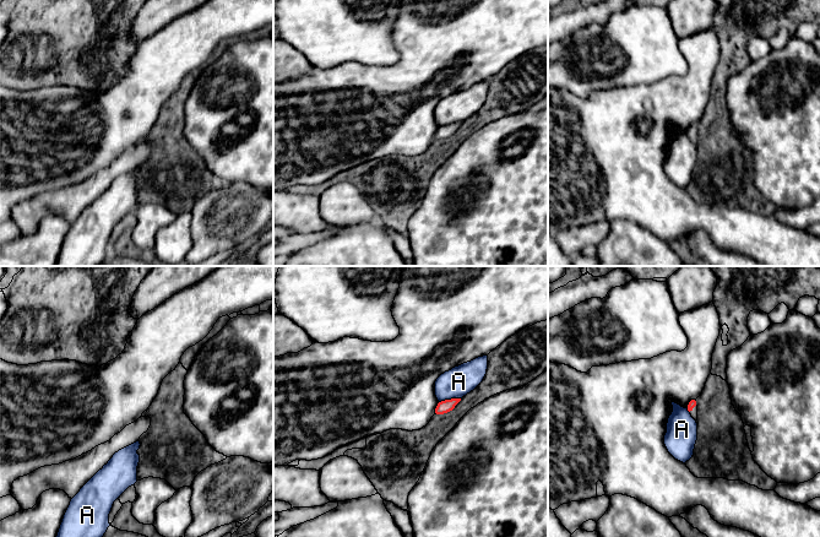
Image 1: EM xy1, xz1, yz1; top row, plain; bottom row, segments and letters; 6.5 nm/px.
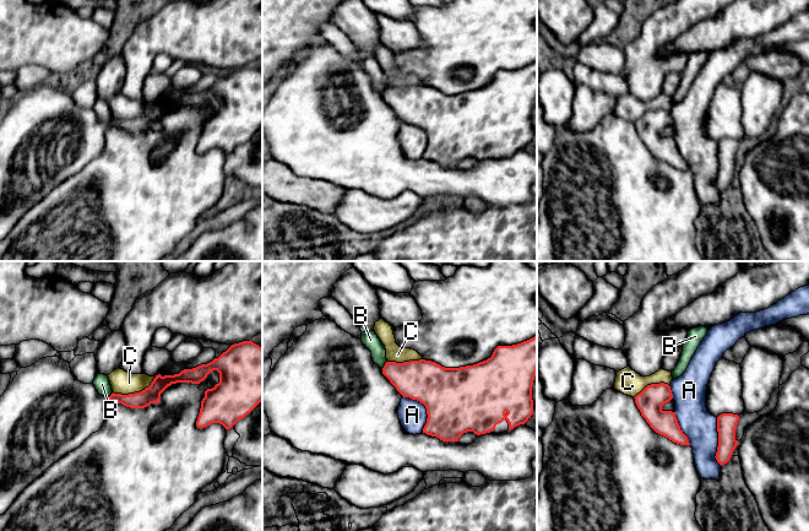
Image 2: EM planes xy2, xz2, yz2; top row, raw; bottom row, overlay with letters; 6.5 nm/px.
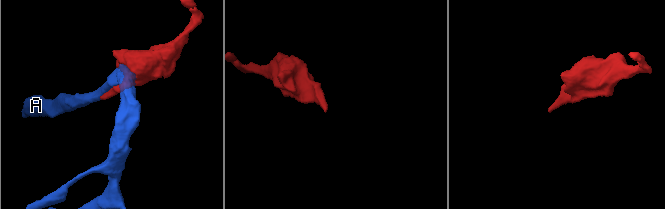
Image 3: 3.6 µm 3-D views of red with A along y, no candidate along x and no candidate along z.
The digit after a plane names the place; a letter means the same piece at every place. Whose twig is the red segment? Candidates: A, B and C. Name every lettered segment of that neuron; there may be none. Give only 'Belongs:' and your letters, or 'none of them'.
Belongs: none of them

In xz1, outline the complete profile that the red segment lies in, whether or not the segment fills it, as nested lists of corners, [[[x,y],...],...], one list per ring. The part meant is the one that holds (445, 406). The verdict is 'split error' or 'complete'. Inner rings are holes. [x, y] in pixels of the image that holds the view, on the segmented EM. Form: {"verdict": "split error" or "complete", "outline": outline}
{"verdict": "complete", "outline": [[[461,398],[445,400],[438,403],[435,408],[436,414],[444,414],[455,408],[455,406],[461,401]]]}

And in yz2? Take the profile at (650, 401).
{"verdict": "complete", "outline": [[[668,384],[647,385],[634,399],[641,416],[656,433],[668,438],[673,443],[690,445],[688,437],[680,429],[675,412],[662,410],[662,406],[673,399]]]}

